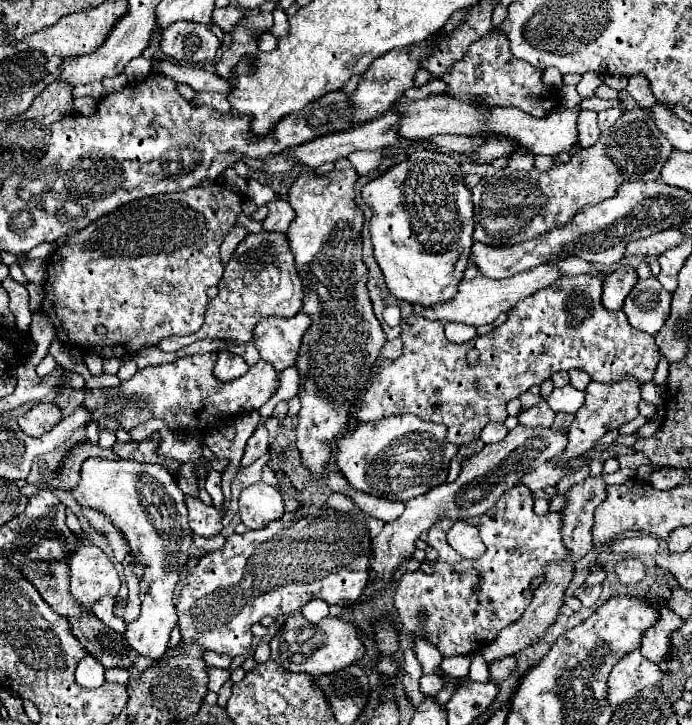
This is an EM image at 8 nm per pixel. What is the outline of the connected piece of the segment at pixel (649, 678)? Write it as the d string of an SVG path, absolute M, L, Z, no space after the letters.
M640 650L628 652L608 676L608 700L610 704L622 704L646 686L664 680L664 672L658 664L640 656Z

